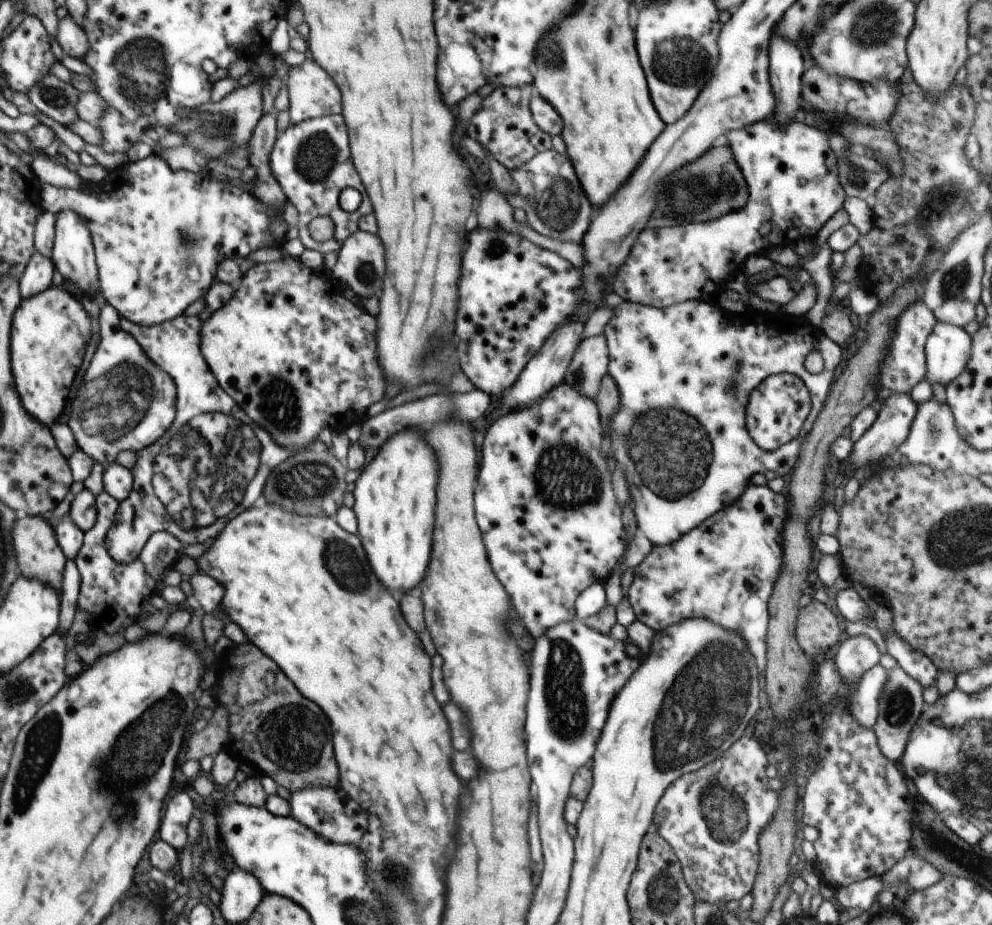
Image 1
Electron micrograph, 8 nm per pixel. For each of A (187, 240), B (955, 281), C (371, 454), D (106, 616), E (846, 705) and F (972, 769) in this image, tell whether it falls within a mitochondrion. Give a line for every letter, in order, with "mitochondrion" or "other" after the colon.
A: mitochondrion
B: mitochondrion
C: other
D: other
E: other
F: mitochondrion

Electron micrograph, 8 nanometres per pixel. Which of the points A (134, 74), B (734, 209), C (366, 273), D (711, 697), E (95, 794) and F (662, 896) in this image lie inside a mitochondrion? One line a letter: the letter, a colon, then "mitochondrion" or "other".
A: mitochondrion
B: other
C: mitochondrion
D: mitochondrion
E: other
F: mitochondrion

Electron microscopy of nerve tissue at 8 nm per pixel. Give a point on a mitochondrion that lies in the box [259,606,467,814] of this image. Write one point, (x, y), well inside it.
(302, 759)

